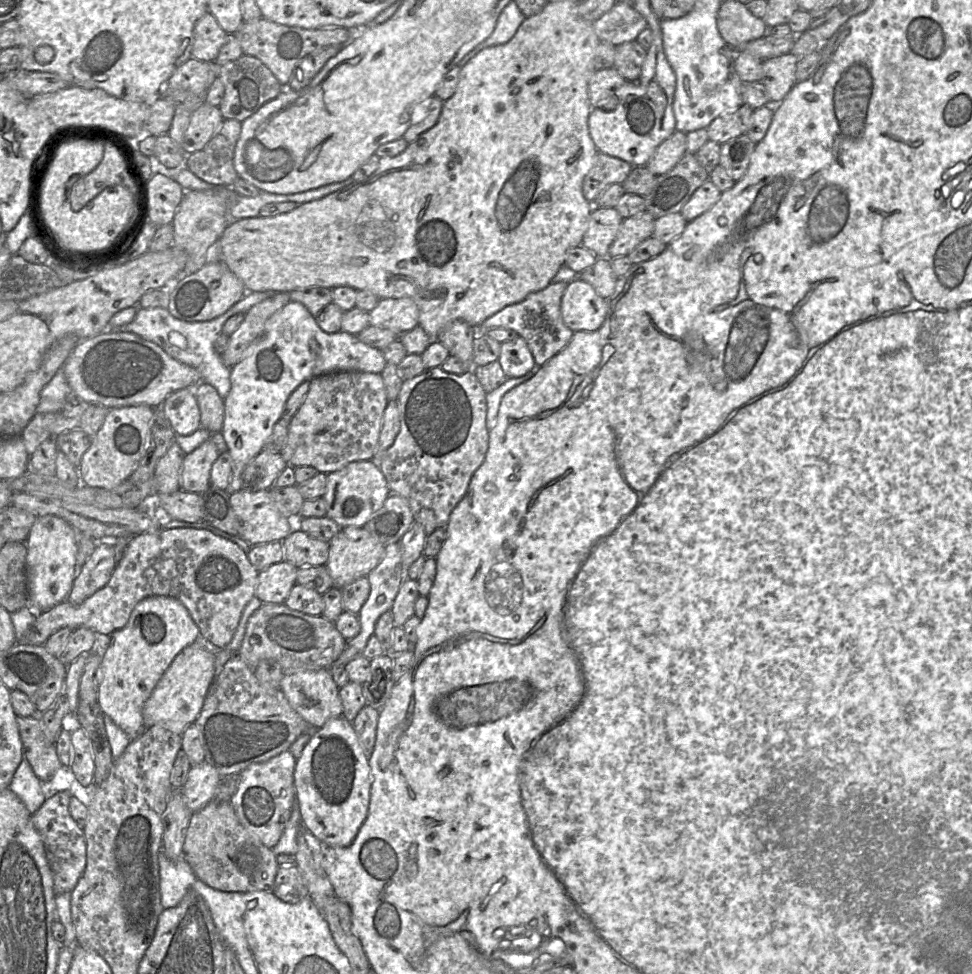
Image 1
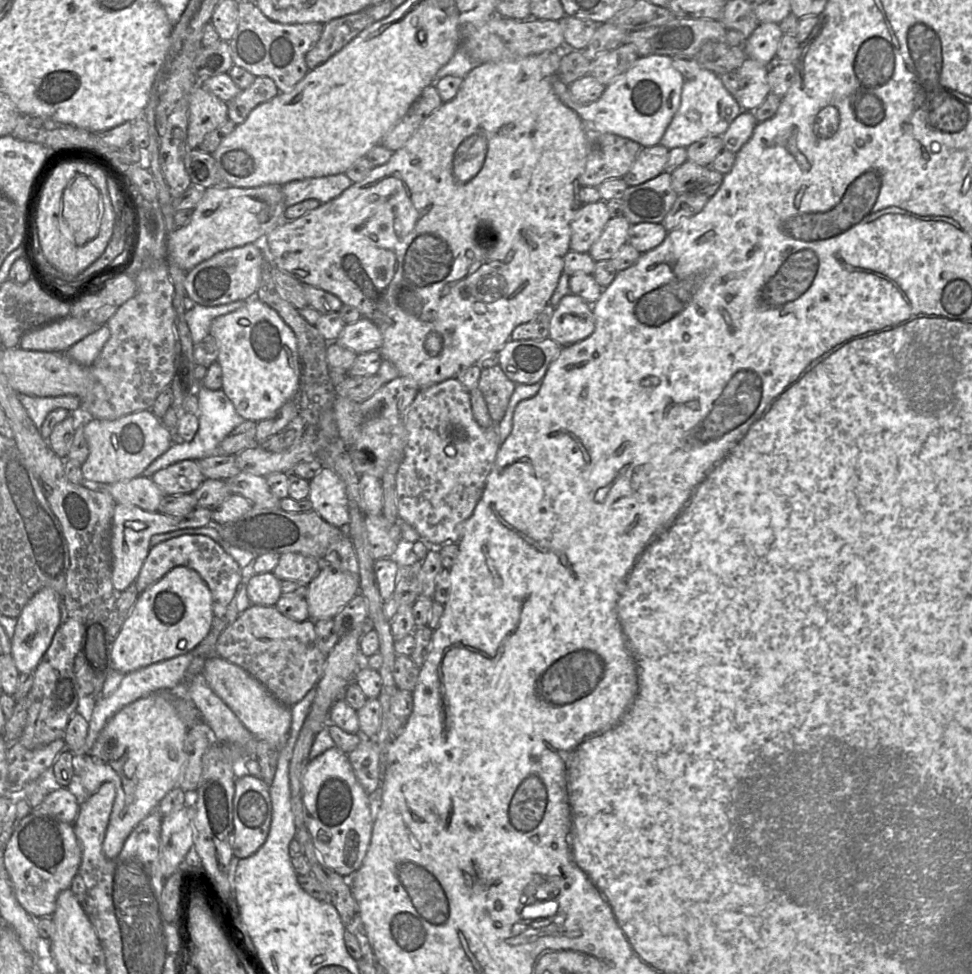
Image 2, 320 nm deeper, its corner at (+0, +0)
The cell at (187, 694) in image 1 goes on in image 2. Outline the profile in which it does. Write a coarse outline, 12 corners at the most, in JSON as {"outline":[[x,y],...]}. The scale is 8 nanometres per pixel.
{"outline":[[172,691],[108,721],[84,755],[87,795],[116,788],[103,853],[179,784],[188,728]]}

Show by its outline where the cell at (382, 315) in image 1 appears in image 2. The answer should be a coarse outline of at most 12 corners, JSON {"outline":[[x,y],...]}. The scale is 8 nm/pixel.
{"outline":[[361,317],[336,341],[359,355],[379,351],[383,336]]}

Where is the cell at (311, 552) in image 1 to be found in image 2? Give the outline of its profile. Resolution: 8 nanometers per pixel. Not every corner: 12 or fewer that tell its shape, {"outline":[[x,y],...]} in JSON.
{"outline":[[280,555],[273,574],[308,585],[321,569],[319,559]]}

